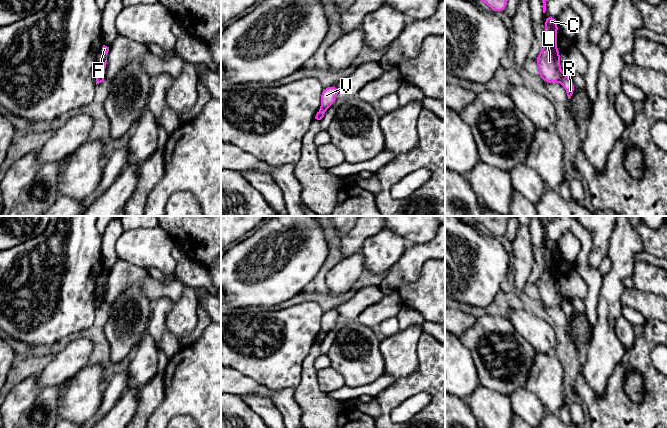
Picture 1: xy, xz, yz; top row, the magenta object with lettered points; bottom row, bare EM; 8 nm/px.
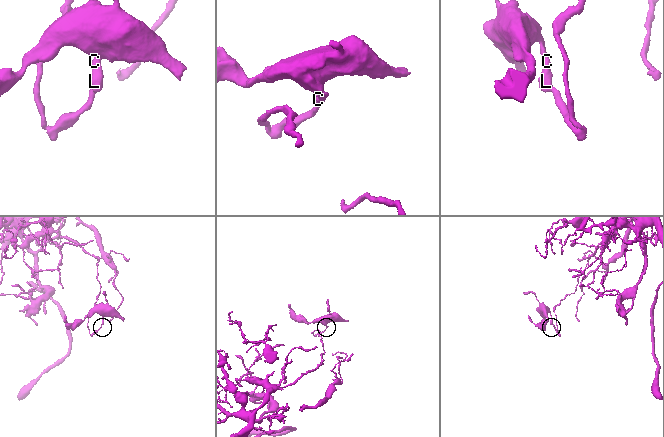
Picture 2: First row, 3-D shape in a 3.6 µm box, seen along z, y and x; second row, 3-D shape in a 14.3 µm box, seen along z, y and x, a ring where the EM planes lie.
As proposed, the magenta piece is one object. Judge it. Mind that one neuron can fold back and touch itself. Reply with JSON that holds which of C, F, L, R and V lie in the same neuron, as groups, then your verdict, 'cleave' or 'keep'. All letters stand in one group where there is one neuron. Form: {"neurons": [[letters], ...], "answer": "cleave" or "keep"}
{"neurons": [["C", "F", "L", "V"], ["R"]], "answer": "cleave"}

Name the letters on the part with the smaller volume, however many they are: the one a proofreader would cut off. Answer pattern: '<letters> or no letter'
C, F, L, V

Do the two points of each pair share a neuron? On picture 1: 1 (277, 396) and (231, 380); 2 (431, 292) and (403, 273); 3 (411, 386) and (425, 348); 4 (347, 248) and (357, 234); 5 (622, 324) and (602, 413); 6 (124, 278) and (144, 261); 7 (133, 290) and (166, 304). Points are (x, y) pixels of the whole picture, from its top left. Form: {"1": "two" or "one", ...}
{"1": "one", "2": "two", "3": "one", "4": "one", "5": "two", "6": "two", "7": "two"}

